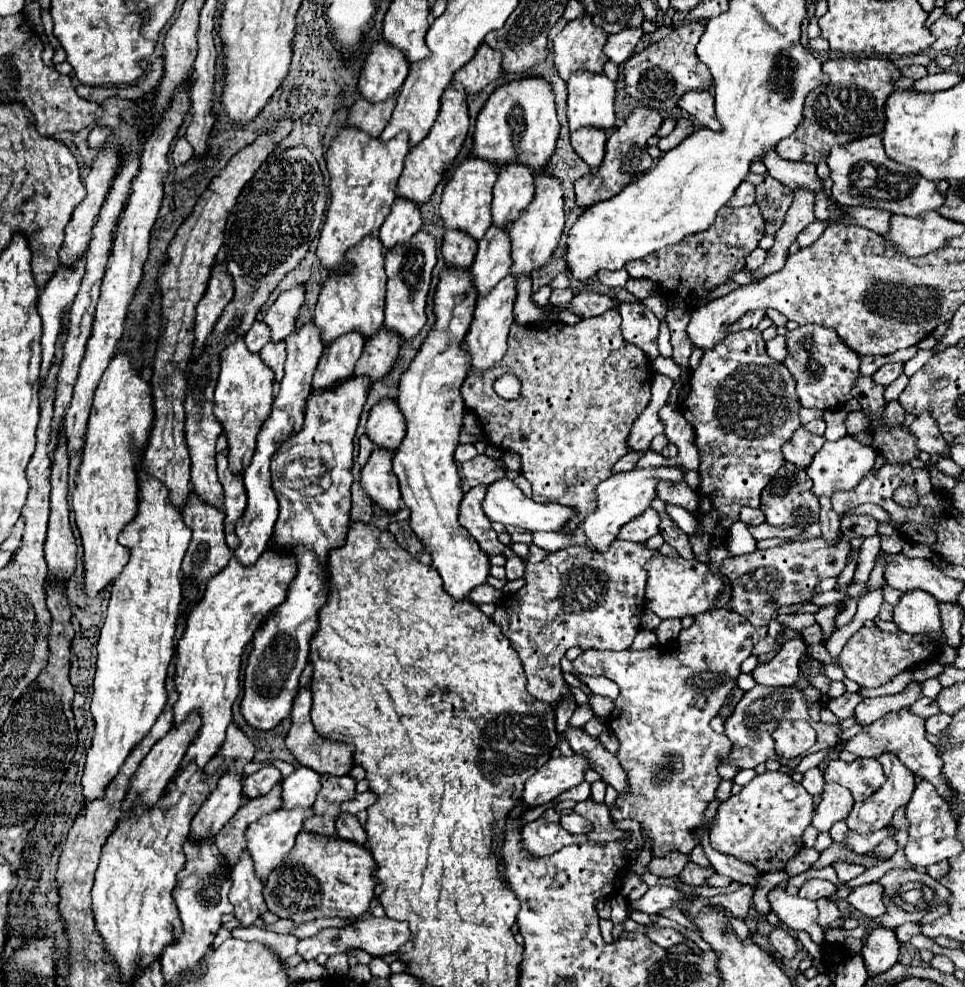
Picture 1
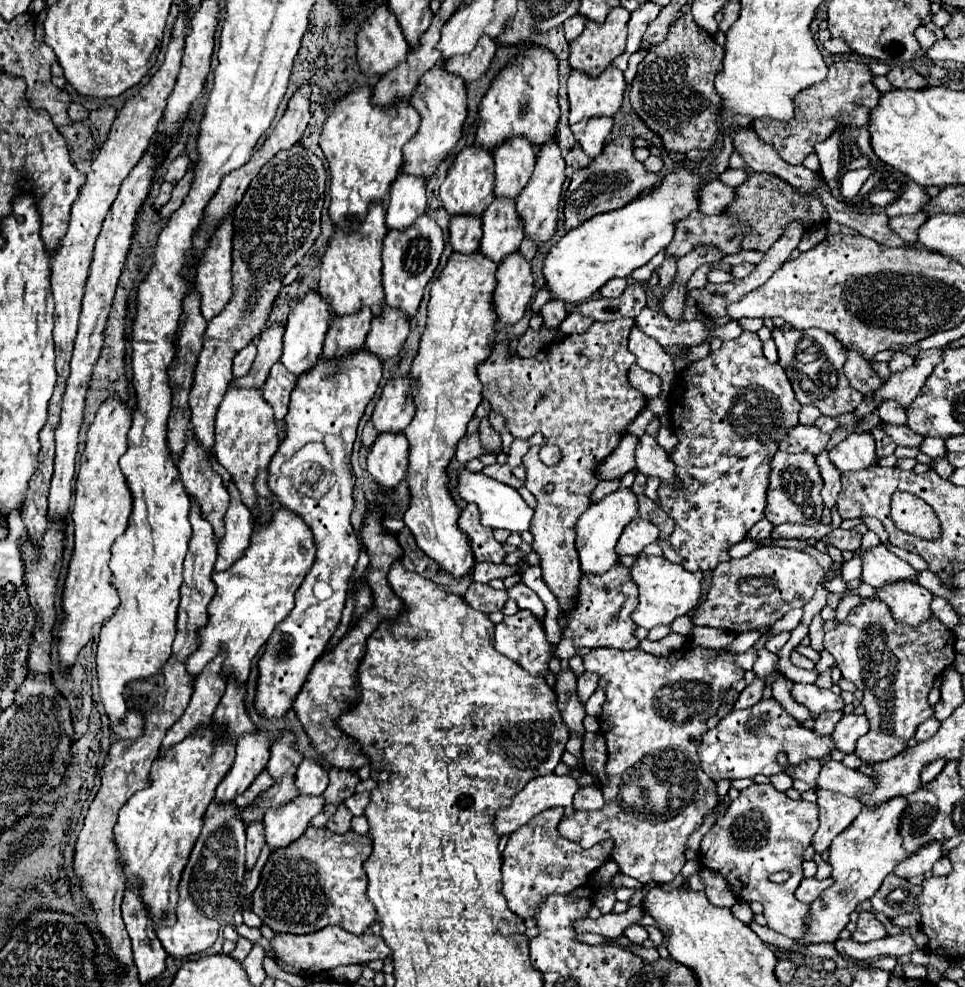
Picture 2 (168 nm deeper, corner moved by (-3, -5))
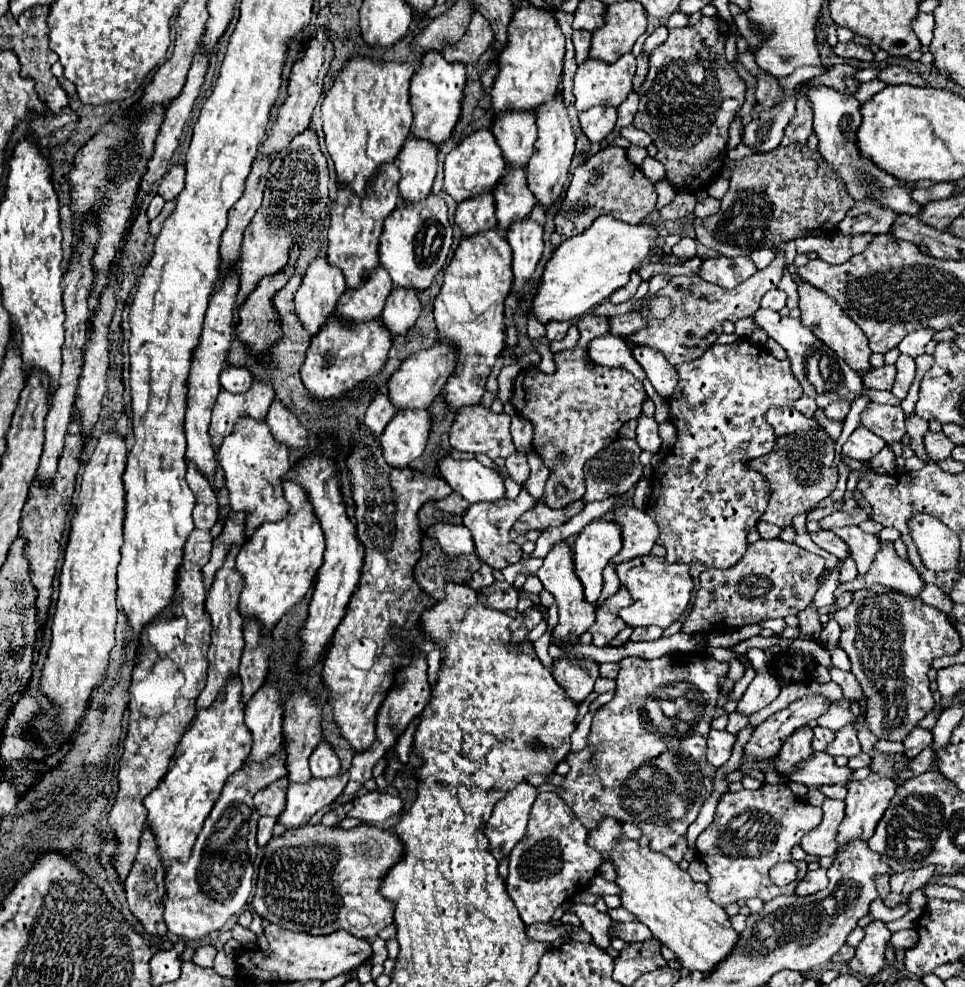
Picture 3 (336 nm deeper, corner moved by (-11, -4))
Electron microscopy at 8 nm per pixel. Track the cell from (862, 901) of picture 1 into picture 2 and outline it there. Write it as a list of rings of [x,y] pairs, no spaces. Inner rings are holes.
[[[860,912],[860,918],[856,922],[856,932],[852,934],[854,942],[872,942],[876,938],[884,938],[886,930],[878,922],[878,918],[872,912]]]

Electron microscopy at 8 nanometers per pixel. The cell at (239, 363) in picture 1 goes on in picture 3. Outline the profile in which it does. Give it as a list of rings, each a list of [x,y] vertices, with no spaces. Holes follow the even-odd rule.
[[[240,419],[234,433],[230,433],[220,447],[220,465],[226,471],[232,513],[242,511],[246,515],[246,539],[250,539],[262,523],[280,521],[288,513],[288,503],[282,493],[282,477],[290,469],[288,449],[276,443],[266,423]]]

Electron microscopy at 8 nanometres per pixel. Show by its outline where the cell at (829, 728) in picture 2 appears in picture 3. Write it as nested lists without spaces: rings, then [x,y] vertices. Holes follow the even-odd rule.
[[[814,727],[814,741],[812,741],[814,751],[824,751],[830,741],[834,741],[832,731],[826,731],[824,727]]]

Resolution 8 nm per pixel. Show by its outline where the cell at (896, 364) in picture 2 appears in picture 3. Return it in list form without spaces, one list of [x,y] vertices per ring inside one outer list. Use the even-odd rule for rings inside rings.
[[[918,329],[918,331],[910,333],[910,335],[906,335],[906,337],[900,341],[900,345],[898,345],[900,353],[906,353],[906,355],[910,355],[910,357],[916,359],[918,355],[924,353],[924,347],[926,347],[926,343],[932,339],[934,333],[936,333],[934,329]]]

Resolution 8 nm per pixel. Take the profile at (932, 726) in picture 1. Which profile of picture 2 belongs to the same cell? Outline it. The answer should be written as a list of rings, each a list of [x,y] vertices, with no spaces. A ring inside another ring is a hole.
[[[930,718],[930,720],[926,720],[924,724],[918,726],[916,738],[918,738],[918,740],[928,740],[928,738],[932,738],[932,736],[938,732],[938,728],[940,728],[940,722],[938,722],[936,718]]]

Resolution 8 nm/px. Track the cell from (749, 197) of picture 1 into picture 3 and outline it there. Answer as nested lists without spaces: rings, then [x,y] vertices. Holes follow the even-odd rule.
[[[706,197],[706,199],[702,199],[702,201],[696,203],[694,217],[710,217],[710,215],[714,215],[718,211],[718,207],[720,207],[720,201],[718,199]]]

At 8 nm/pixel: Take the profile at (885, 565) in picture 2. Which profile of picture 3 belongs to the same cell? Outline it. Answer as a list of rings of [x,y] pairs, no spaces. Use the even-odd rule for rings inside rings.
[[[842,527],[842,529],[832,529],[848,547],[848,557],[854,559],[858,573],[866,573],[870,569],[870,563],[880,547],[880,541],[876,535],[864,533],[860,527]]]

